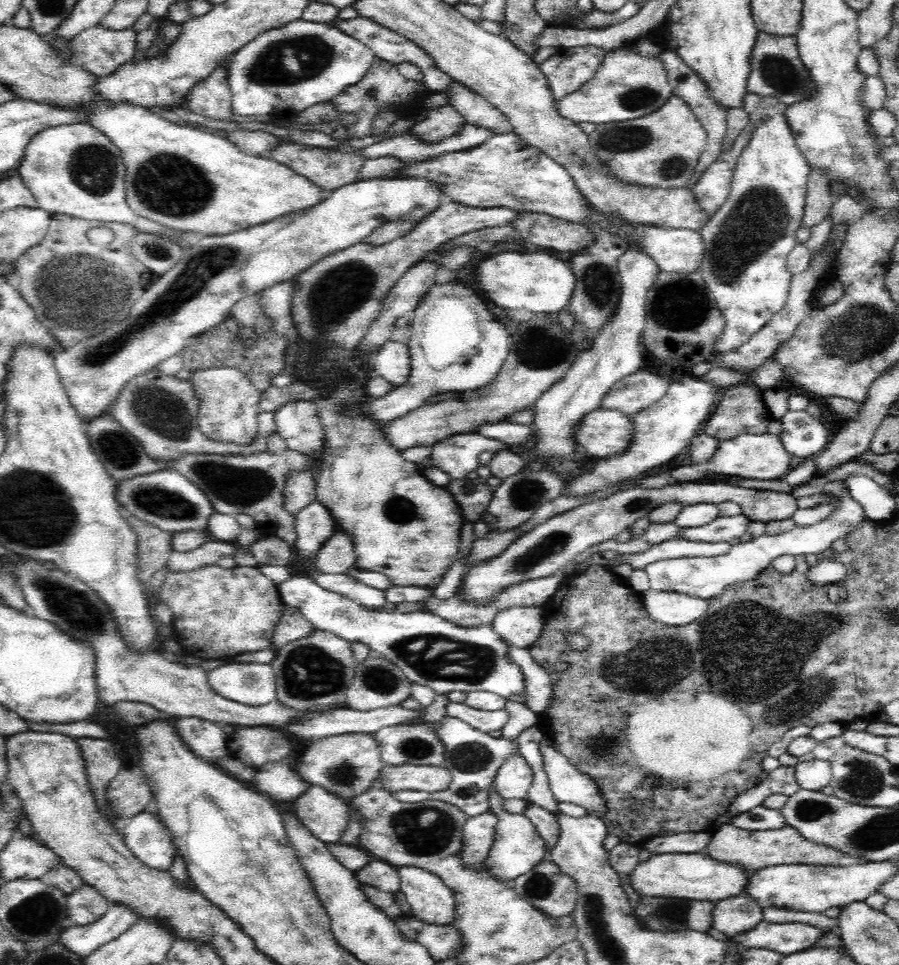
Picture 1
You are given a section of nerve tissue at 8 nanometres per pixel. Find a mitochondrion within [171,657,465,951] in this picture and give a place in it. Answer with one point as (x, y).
(423, 830)

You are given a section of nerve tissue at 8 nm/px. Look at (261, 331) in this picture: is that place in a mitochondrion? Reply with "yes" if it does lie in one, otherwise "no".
no

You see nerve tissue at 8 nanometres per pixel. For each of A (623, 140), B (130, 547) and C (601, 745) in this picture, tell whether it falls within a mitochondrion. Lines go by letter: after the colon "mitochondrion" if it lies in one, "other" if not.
A: mitochondrion
B: other
C: mitochondrion

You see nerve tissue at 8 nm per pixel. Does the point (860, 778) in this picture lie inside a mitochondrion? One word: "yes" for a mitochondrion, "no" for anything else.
yes

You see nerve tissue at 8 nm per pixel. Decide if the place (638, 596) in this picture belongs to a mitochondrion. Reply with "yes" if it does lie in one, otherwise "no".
no

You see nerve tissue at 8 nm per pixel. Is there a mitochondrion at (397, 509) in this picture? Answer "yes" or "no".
yes

